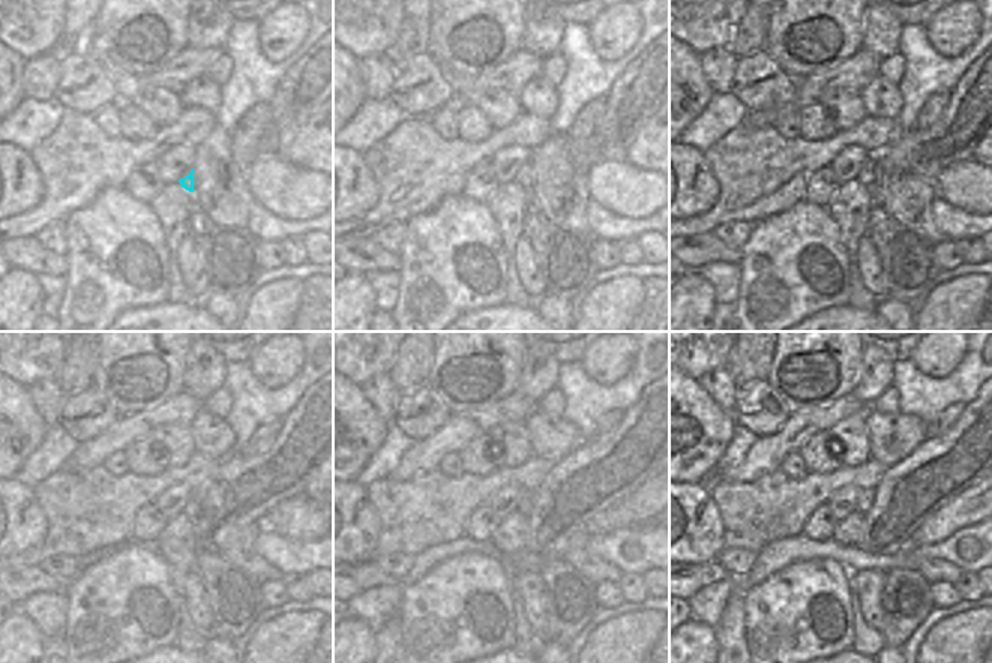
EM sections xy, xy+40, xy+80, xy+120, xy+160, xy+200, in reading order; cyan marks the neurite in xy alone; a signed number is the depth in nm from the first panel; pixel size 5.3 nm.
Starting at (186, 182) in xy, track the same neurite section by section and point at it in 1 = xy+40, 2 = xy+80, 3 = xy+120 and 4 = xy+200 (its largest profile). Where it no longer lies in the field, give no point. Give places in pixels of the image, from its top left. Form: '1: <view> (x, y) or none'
1: xy+40 (526, 179)
2: xy+80 (865, 176)
3: xy+120 (191, 509)
4: xy+200 (865, 498)

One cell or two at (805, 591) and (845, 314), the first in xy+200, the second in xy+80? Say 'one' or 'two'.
two

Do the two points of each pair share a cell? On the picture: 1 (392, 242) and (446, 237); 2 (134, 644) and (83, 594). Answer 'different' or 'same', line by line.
1: different
2: same

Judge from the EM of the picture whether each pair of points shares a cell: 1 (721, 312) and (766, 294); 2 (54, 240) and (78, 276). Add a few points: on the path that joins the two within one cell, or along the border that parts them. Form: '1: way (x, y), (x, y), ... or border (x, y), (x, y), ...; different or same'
1: border (733, 305), (737, 315); different
2: border (63, 221), (65, 255); different

